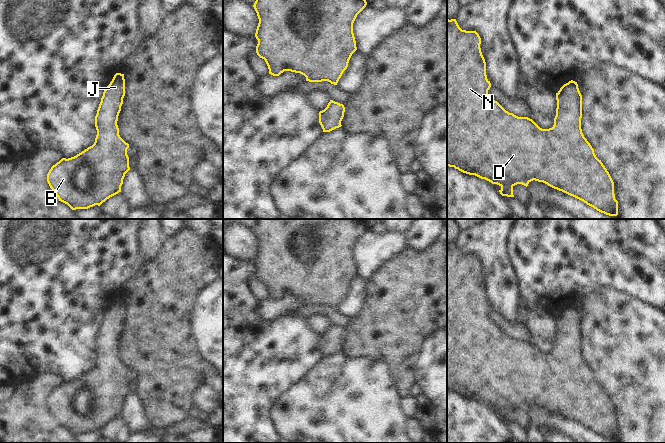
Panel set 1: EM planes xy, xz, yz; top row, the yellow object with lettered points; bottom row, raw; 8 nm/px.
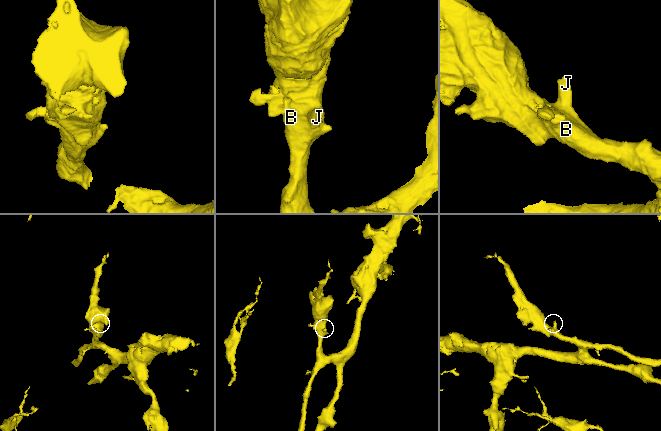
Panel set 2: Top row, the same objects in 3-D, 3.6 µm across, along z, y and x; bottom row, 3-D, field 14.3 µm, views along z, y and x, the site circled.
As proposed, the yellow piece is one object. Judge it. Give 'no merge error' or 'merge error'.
no merge error

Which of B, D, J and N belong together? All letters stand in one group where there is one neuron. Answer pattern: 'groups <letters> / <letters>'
groups B D J N

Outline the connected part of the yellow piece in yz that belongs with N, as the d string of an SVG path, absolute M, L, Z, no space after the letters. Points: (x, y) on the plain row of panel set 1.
M447 243L447 390L499 409L502 420L514 421L515 409L527 411L535 404L573 420L601 437L617 440L618 425L615 423L614 406L582 357L582 319L577 306L569 305L556 317L554 349L542 353L528 341L509 337L489 320L491 307L487 303L486 286L480 268L481 262L476 255L462 254L456 243Z

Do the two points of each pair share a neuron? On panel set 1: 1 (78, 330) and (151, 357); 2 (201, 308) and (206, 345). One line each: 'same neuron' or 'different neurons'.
1: different neurons
2: same neuron

